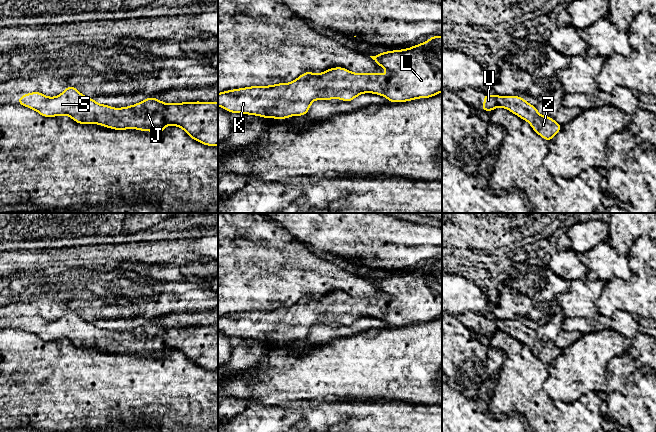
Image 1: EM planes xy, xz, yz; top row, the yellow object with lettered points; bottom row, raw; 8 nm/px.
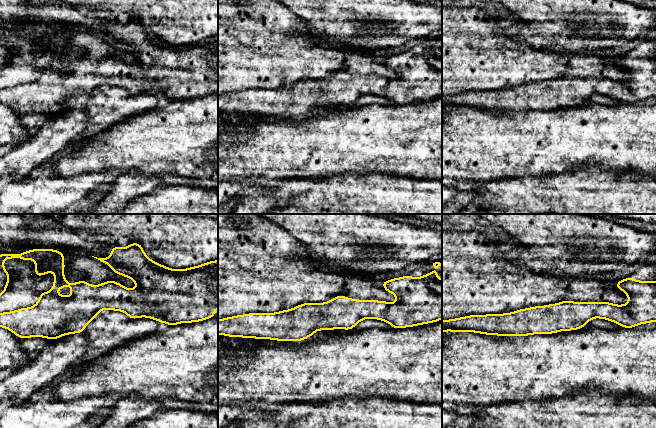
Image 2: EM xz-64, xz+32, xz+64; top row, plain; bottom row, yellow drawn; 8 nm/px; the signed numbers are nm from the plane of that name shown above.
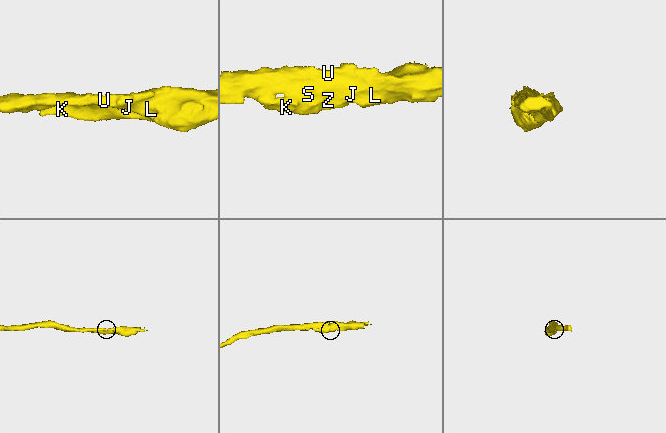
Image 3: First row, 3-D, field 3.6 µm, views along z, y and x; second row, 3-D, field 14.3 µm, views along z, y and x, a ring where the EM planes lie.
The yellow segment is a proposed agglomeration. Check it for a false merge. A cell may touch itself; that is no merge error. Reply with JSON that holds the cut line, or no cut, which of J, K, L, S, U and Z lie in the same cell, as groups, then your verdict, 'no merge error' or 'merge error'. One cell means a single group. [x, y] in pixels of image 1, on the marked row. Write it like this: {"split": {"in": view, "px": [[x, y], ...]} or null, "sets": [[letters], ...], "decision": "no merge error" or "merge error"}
{"split": null, "sets": [["J", "K", "L", "S", "U", "Z"]], "decision": "no merge error"}

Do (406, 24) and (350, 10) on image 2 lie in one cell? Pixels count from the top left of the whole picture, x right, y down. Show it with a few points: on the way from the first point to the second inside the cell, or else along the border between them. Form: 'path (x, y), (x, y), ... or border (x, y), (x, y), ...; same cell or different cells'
path (392, 19), (376, 13), (364, 13); same cell

